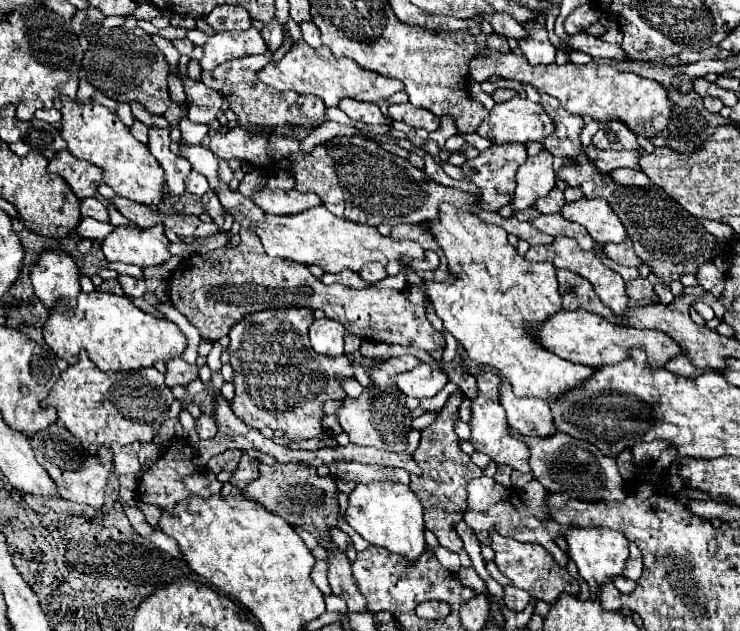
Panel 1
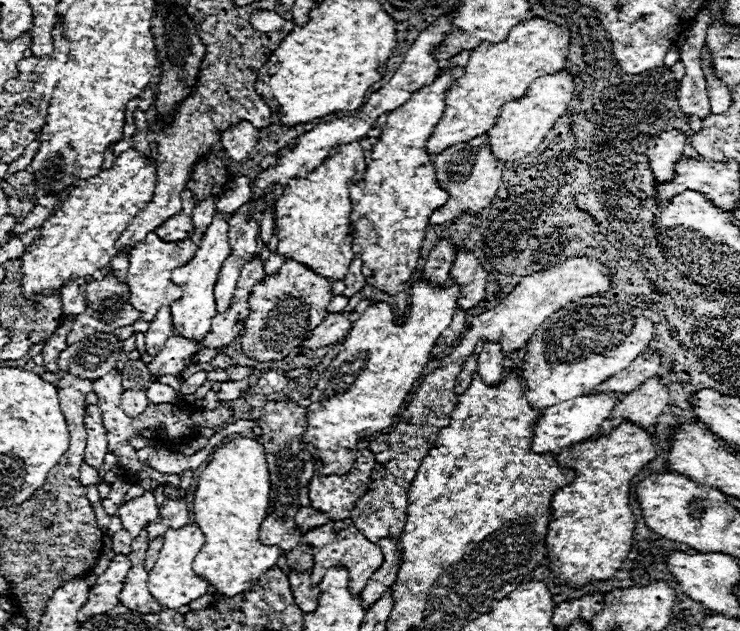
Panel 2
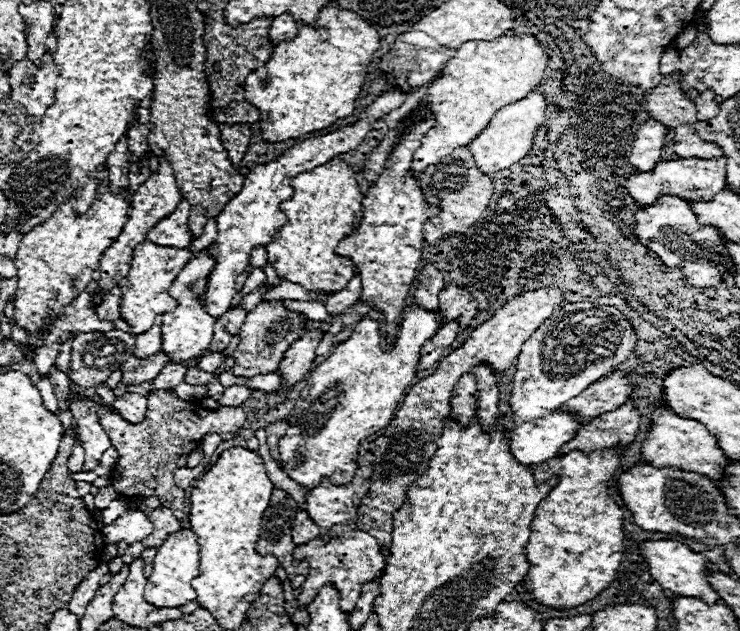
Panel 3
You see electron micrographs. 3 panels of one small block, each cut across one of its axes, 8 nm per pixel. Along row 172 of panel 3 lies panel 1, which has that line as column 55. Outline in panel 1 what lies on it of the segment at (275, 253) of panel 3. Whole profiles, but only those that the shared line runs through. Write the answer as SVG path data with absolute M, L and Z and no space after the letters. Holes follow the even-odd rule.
M94 290L90 294L80 292L76 308L66 306L62 300L58 300L50 310L42 334L44 342L58 358L74 364L80 350L84 348L88 352L88 358L104 372L148 368L160 358L164 362L180 358L186 348L186 338L176 324L144 314L126 296L116 296L112 292L100 290Z

